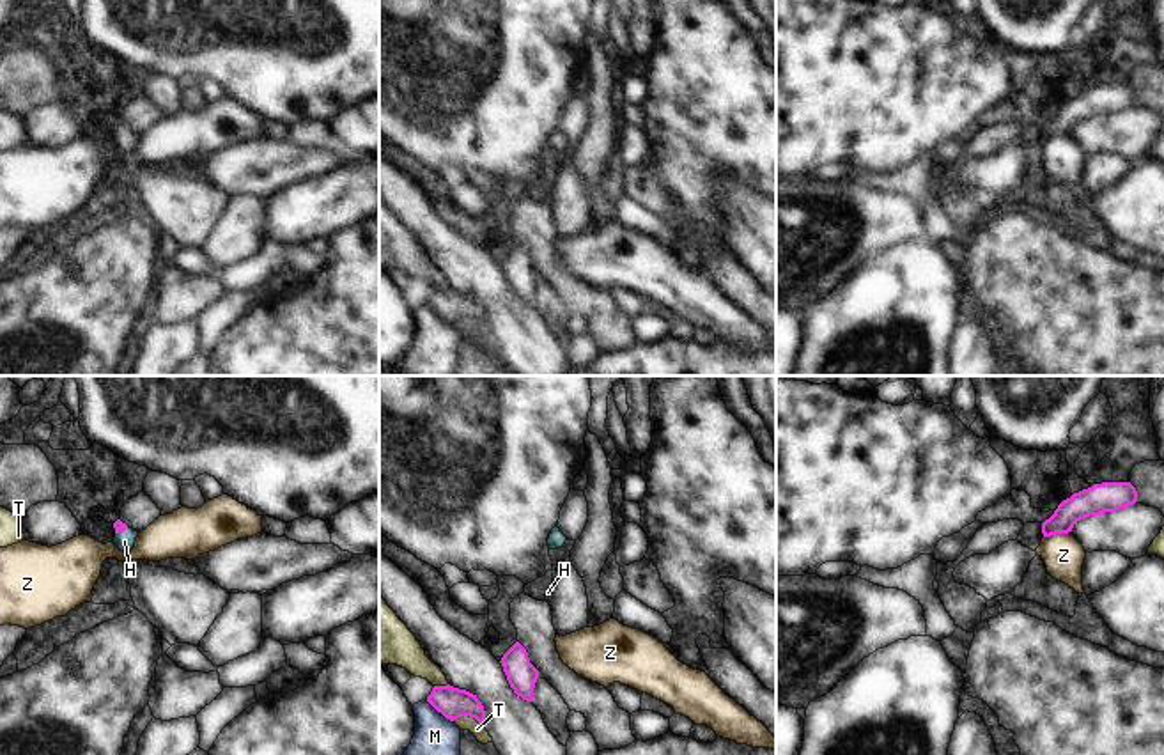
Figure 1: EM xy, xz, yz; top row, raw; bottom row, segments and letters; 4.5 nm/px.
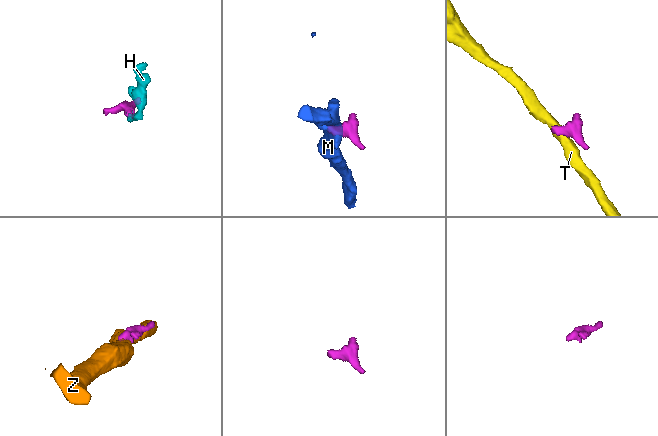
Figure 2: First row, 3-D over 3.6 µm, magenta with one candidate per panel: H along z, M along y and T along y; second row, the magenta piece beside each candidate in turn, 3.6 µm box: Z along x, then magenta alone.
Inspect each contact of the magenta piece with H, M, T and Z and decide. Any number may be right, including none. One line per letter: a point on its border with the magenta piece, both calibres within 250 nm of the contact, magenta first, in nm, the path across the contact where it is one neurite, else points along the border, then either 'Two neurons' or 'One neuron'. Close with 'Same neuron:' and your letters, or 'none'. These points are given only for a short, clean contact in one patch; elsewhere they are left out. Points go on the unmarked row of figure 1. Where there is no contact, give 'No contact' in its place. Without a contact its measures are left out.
H: Touches magenta at xy (121, 133). Thickness 50 nm (magenta) against 90 nm. Path across: xy (119, 130), (121, 133), (124, 144). One neuron
M: Touches magenta at xz (440, 314). Thickness 140 nm (magenta) against 240 nm. Boundary: xz (426, 303), (452, 325). Two neurons
T: Touches magenta at xz (468, 318). Thickness 140 nm (magenta) against 70 nm. Boundary: xz (452, 323), (473, 319), (482, 328). Two neurons
Z: Touches magenta at yz (1056, 135). Thickness 140 nm (magenta) against 190 nm. Boundary: yz (1070, 133), (1044, 140). Two neurons
Same neuron: H.

